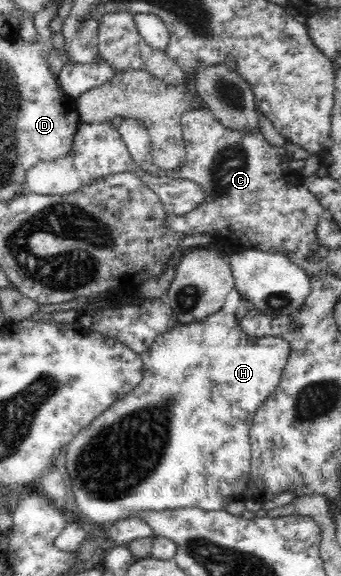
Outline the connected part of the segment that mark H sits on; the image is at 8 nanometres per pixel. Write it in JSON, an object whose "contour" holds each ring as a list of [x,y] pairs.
{"contour":[[[221,310],[216,312],[215,314],[211,314],[209,318],[203,320],[203,322],[189,322],[189,324],[177,324],[177,326],[173,326],[170,328],[168,332],[161,334],[156,340],[155,343],[147,350],[140,354],[140,357],[143,361],[143,374],[141,382],[129,393],[126,398],[118,400],[114,402],[105,412],[99,414],[99,416],[93,419],[93,422],[82,428],[73,440],[69,442],[67,445],[67,449],[65,450],[66,456],[66,469],[71,479],[71,483],[73,484],[73,497],[75,500],[72,502],[74,507],[80,510],[80,513],[83,516],[87,516],[89,520],[94,520],[95,524],[102,530],[105,529],[110,523],[113,523],[117,520],[123,520],[131,518],[131,516],[135,516],[137,512],[163,512],[165,510],[177,510],[180,508],[189,508],[189,506],[196,506],[197,508],[201,508],[203,510],[223,510],[228,504],[231,502],[235,502],[237,500],[242,499],[243,495],[246,493],[247,487],[252,484],[250,479],[250,466],[252,461],[252,452],[250,446],[250,428],[253,422],[253,417],[256,414],[256,410],[259,408],[259,405],[275,390],[277,384],[281,380],[281,376],[283,374],[283,370],[285,368],[285,364],[287,364],[287,360],[290,354],[290,345],[283,339],[279,337],[262,337],[262,338],[249,338],[245,333],[243,333],[240,325],[237,324],[237,317],[235,314],[225,313]]]}

